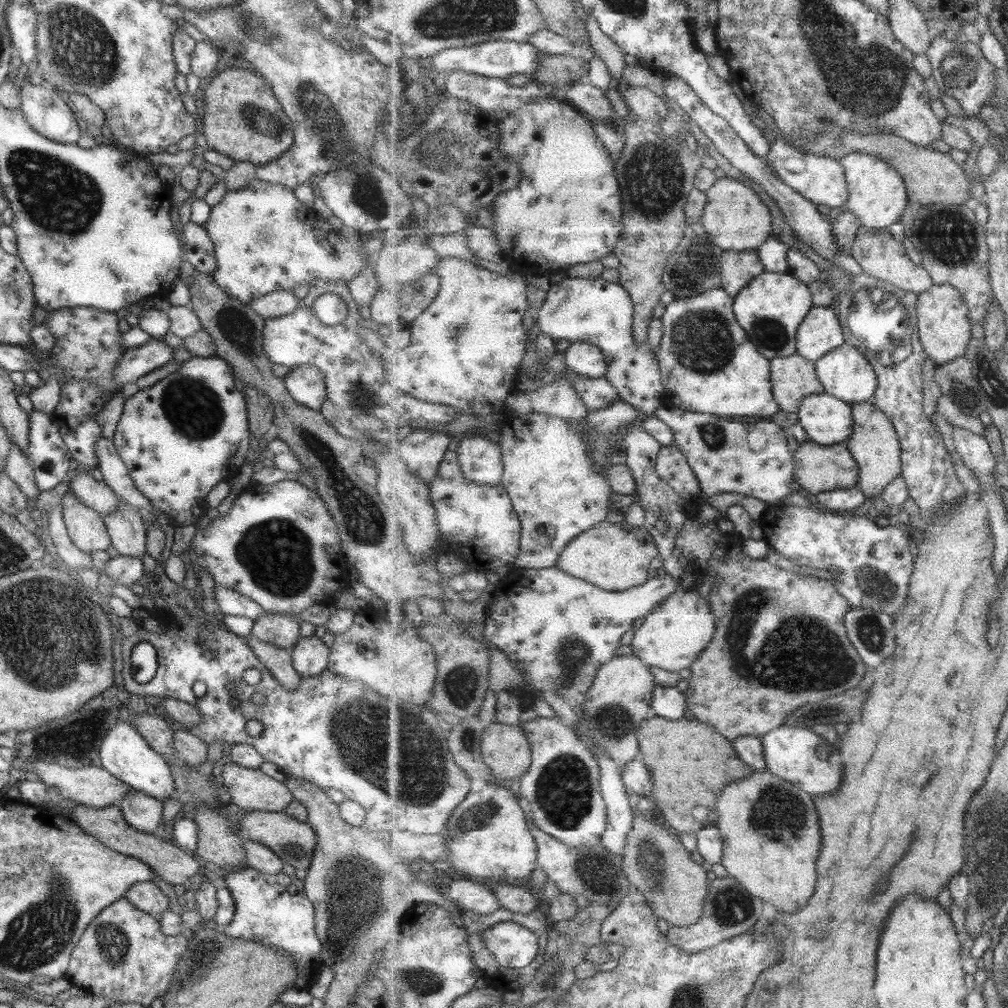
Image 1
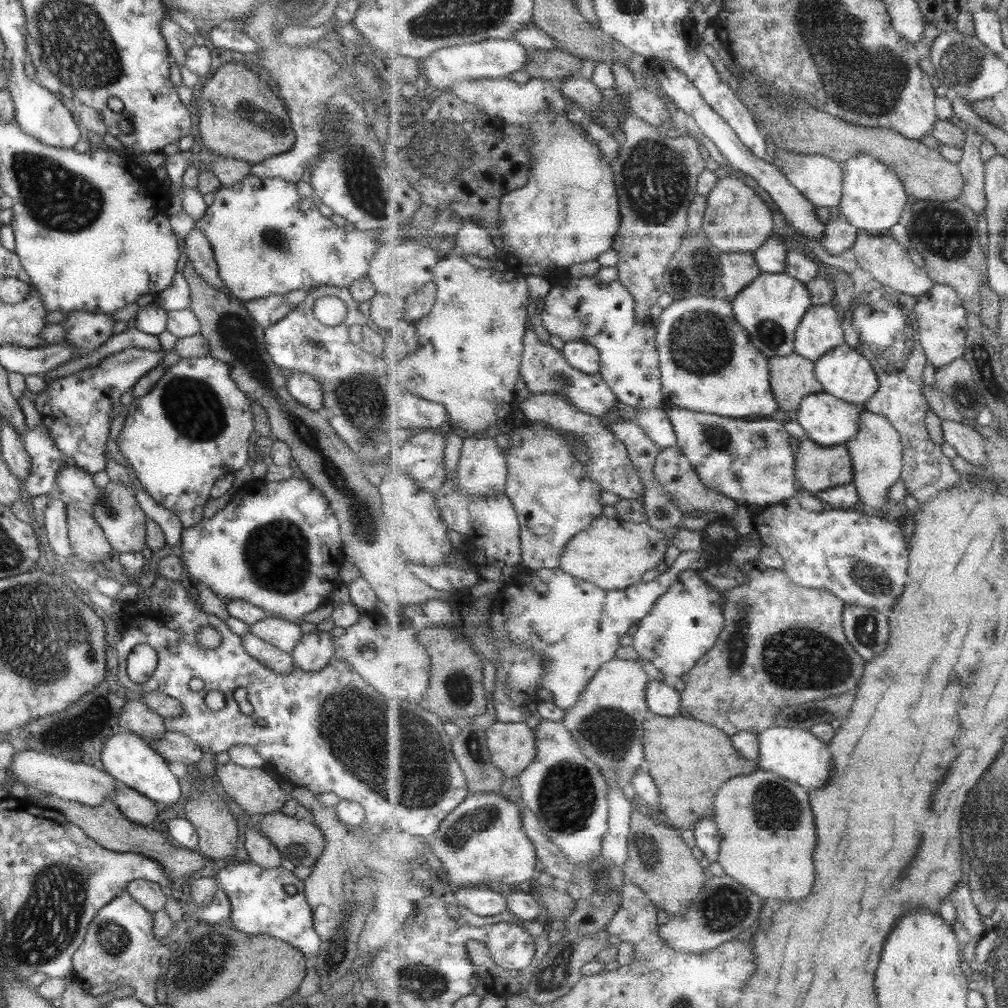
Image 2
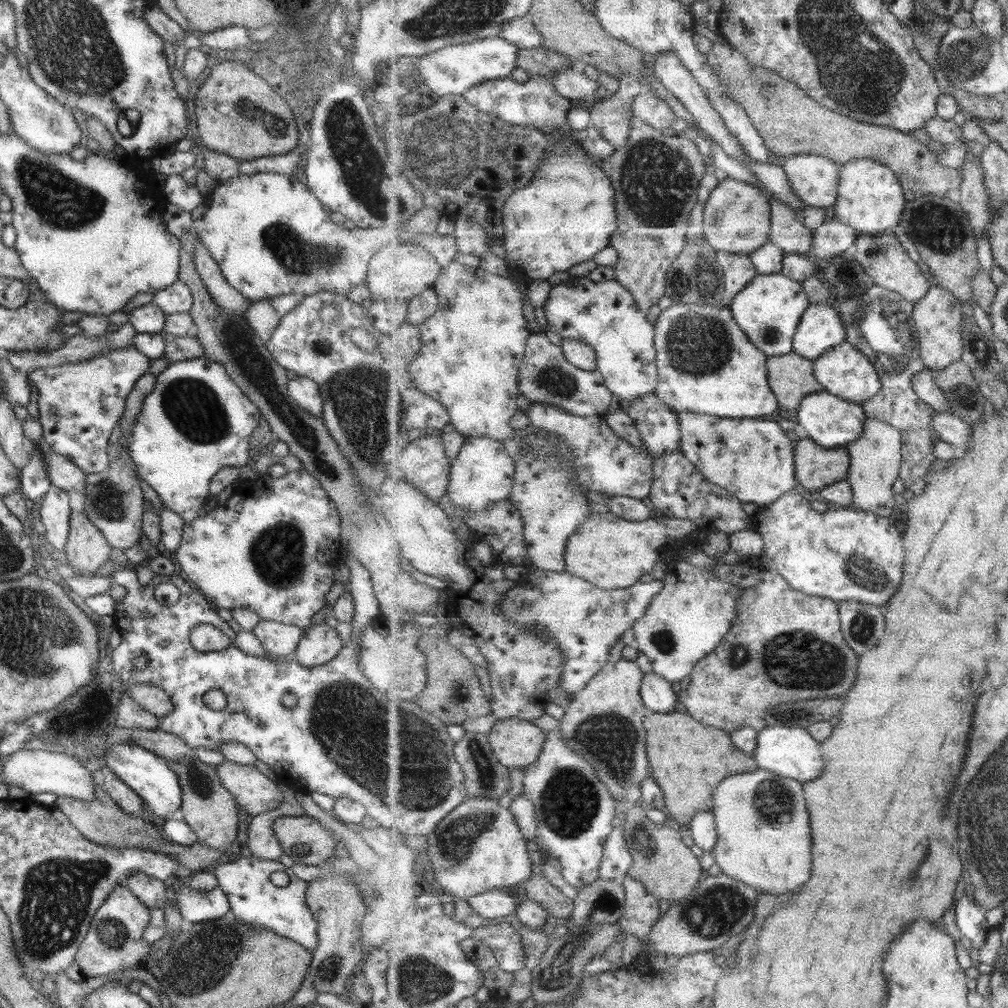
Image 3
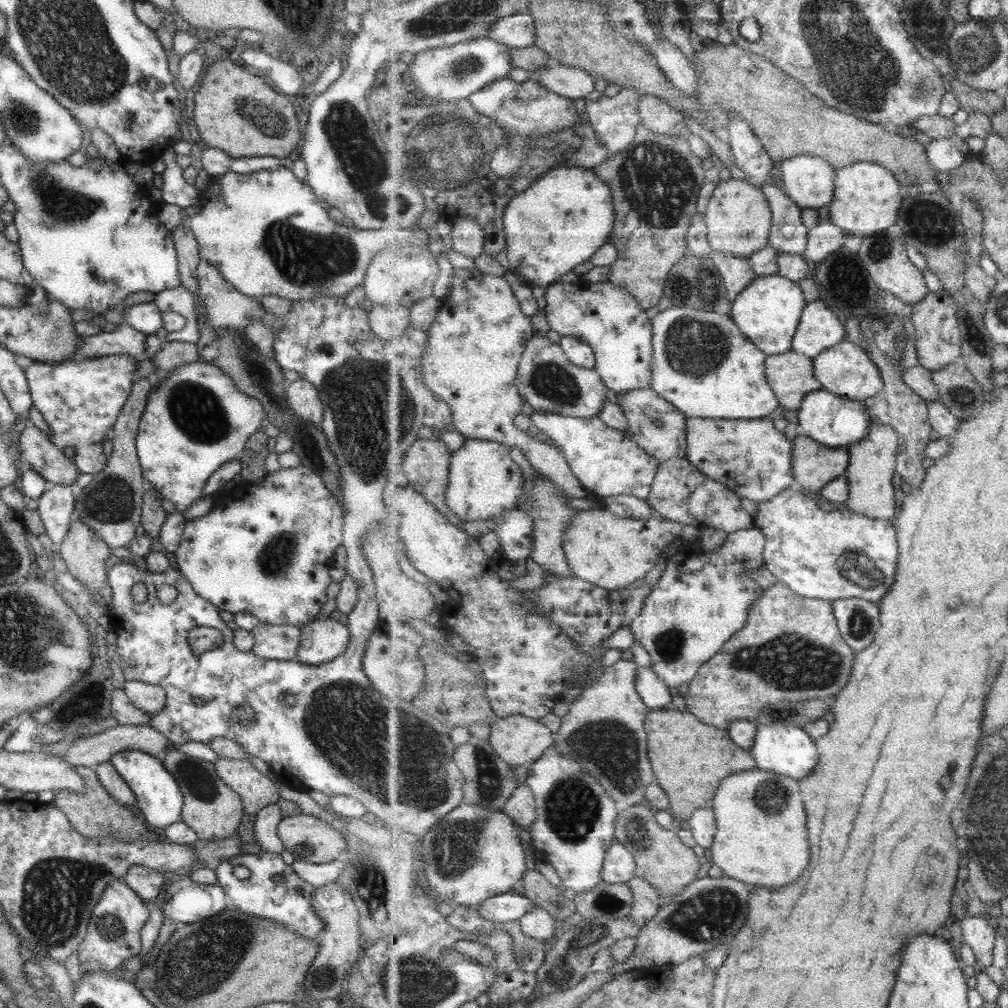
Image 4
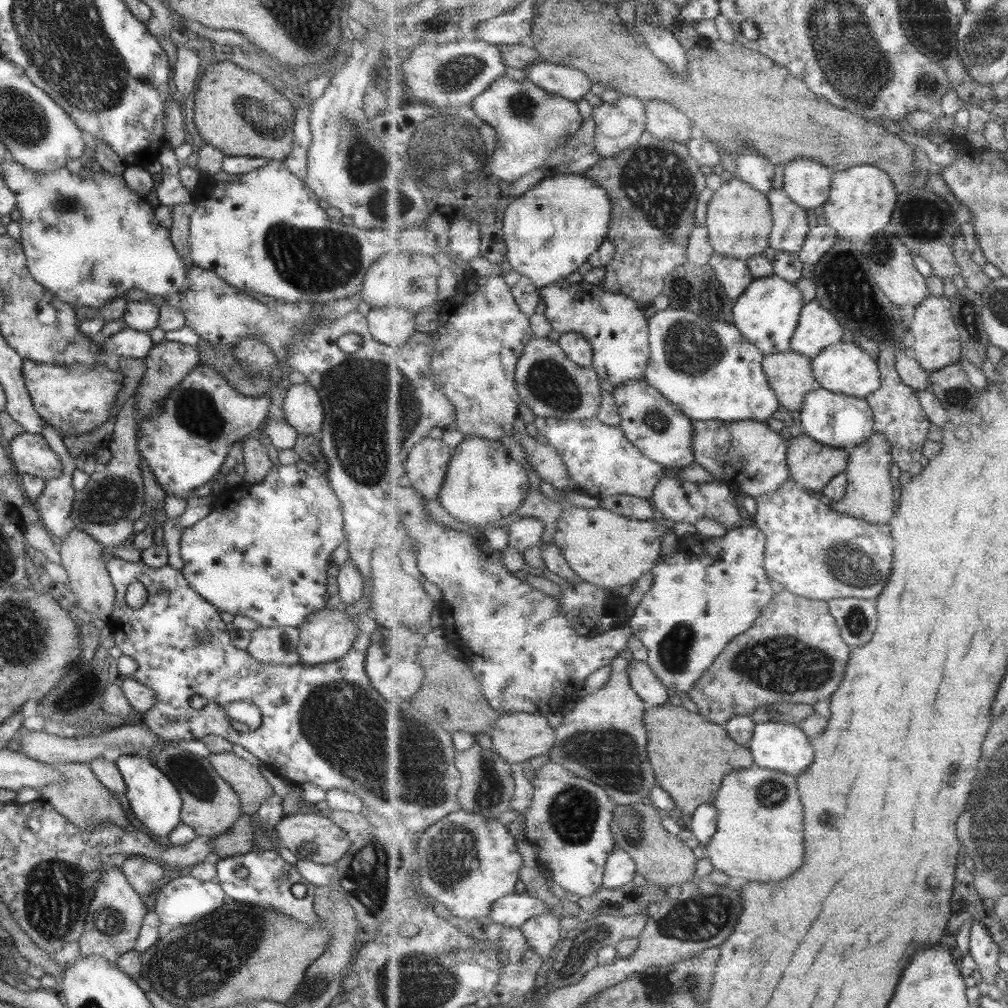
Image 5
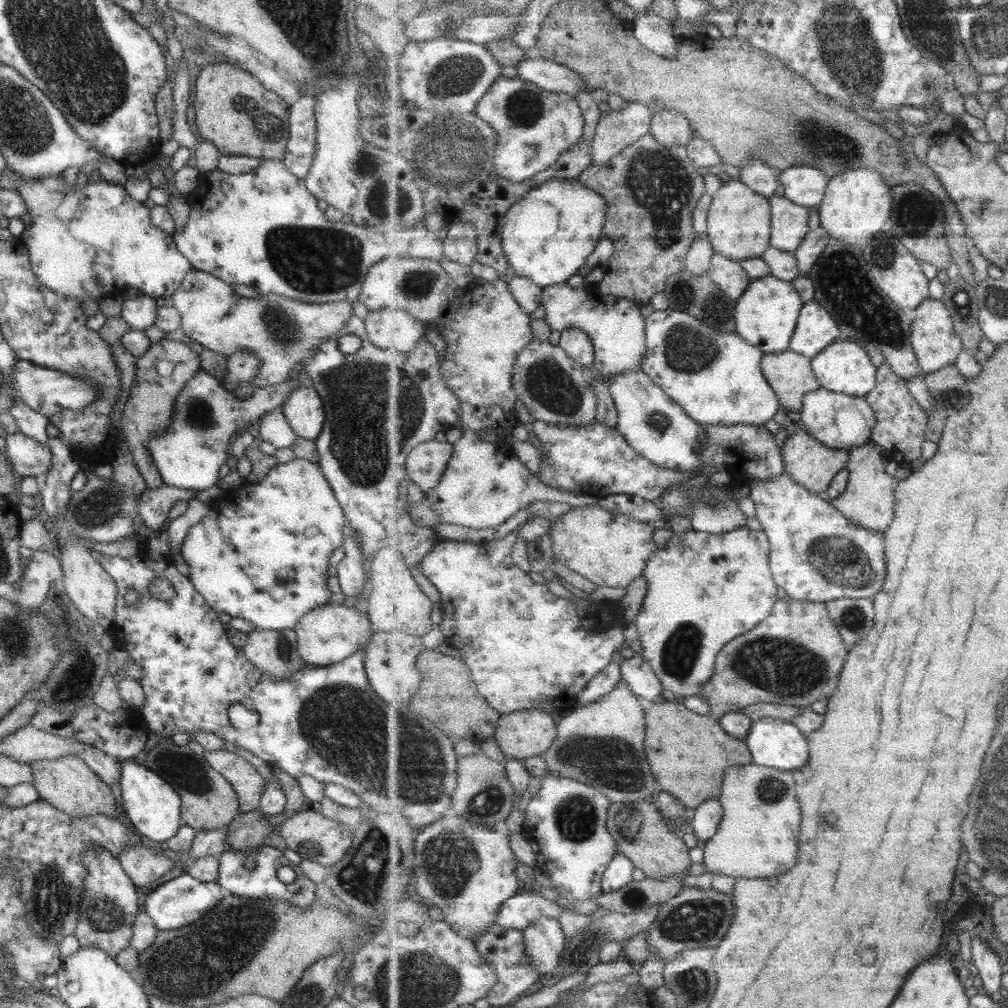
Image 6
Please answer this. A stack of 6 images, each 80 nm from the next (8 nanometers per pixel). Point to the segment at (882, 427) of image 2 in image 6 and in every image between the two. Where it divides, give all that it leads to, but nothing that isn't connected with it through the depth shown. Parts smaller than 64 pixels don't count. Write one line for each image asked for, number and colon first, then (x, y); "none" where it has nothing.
3: (876, 458)
4: (873, 461)
5: (870, 496)
6: (869, 500)

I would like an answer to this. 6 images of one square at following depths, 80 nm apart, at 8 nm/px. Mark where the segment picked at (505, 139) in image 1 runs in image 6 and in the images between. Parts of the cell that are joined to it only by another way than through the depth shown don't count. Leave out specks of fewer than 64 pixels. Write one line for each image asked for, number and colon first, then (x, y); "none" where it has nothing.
2: (568, 212)
3: (567, 216)
4: (564, 219)
5: (549, 233)
6: (548, 236)

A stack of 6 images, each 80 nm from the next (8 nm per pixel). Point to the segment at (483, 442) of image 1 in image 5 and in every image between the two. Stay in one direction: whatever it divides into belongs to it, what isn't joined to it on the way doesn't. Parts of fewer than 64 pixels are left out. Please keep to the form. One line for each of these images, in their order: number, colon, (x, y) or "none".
2: (483, 470)
3: (484, 473)
4: (485, 480)
5: (484, 483)

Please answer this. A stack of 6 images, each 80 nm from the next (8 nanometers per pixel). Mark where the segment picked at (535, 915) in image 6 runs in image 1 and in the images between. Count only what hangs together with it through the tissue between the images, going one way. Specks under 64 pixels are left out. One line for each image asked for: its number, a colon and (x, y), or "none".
1: (467, 894)
2: (483, 901)
3: (492, 904)
4: (507, 907)
5: (513, 910)

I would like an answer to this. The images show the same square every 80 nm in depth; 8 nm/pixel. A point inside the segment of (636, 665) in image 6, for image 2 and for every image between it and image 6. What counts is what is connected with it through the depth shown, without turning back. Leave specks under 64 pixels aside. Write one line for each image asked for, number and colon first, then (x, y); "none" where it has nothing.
2: (663, 700)
3: (657, 694)
4: (654, 691)
5: (650, 688)

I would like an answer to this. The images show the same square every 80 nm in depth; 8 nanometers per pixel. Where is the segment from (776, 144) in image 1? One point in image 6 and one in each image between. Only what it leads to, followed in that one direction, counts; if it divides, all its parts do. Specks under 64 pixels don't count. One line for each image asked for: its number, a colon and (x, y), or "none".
2: (819, 178)
3: (815, 178)
4: (809, 181)
5: (807, 182)
6: (806, 186)

